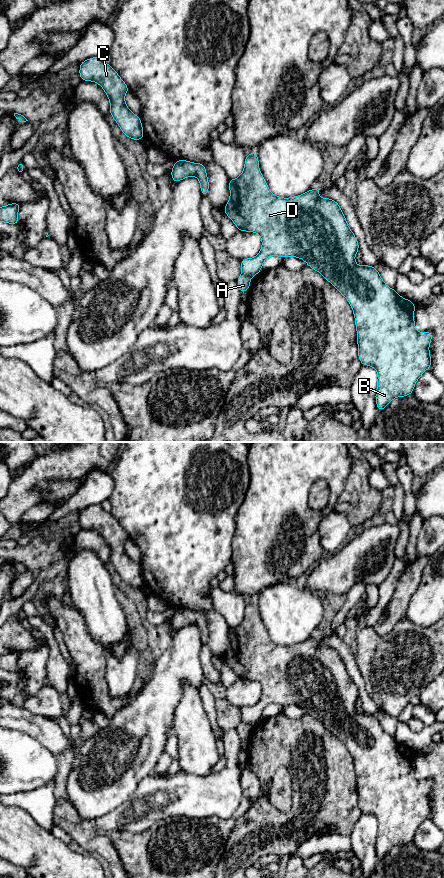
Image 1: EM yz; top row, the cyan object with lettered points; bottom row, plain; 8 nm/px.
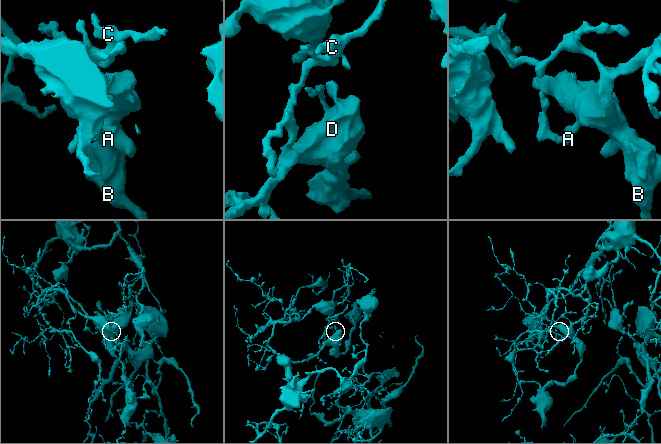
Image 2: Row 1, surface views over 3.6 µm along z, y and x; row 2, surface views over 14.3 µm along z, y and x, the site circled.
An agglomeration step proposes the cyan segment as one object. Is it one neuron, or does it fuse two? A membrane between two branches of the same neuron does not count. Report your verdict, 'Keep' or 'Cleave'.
Cleave

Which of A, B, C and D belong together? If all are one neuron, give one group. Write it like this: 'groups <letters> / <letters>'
groups A / B C D

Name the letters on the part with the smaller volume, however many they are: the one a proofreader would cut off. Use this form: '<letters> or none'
A

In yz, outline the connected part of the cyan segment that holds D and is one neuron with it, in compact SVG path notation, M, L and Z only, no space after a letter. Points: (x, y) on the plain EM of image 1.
M254 600L246 603L241 623L229 627L229 638L225 662L239 679L257 681L262 688L256 705L241 708L242 722L256 724L270 704L304 708L343 742L353 757L360 811L375 816L378 823L375 842L378 859L383 859L394 846L412 842L417 828L431 815L429 793L432 781L417 780L415 751L387 734L375 715L356 712L358 688L339 652L330 646L320 646L319 636L290 646L274 643L259 617L258 603Z

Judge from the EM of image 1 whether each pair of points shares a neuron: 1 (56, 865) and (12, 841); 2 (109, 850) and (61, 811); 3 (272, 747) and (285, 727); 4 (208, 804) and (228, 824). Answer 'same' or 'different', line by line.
1: same
2: same
3: same
4: different

